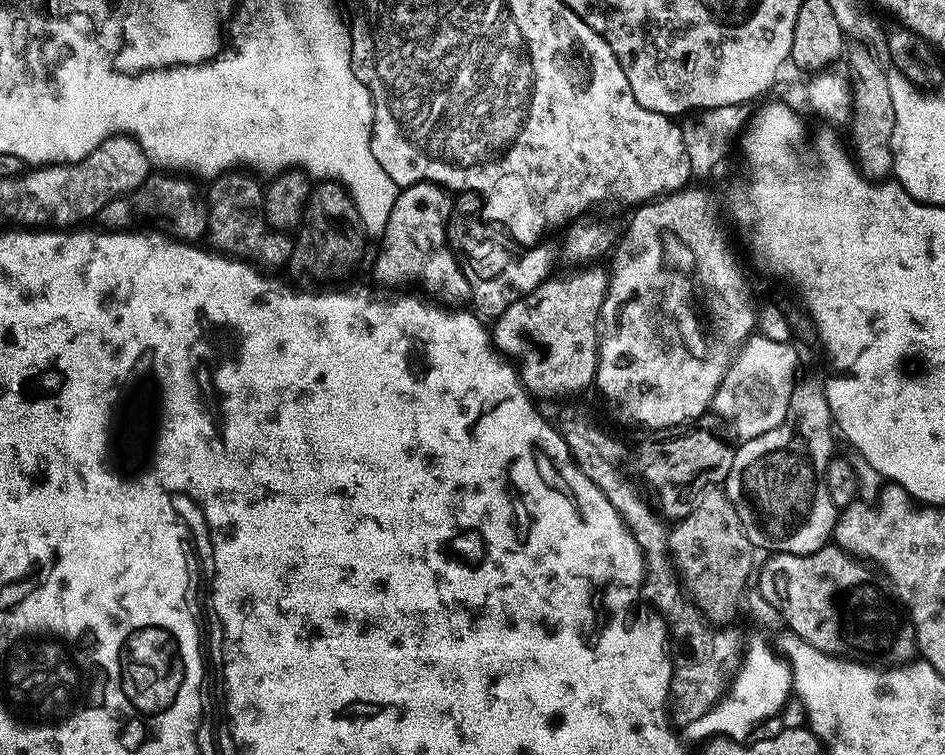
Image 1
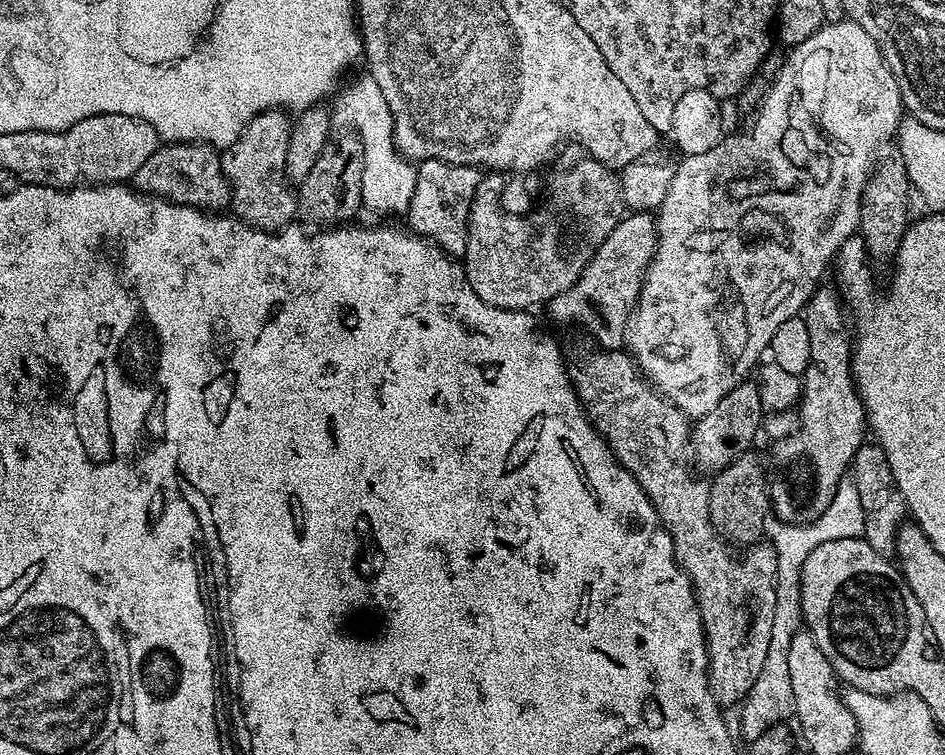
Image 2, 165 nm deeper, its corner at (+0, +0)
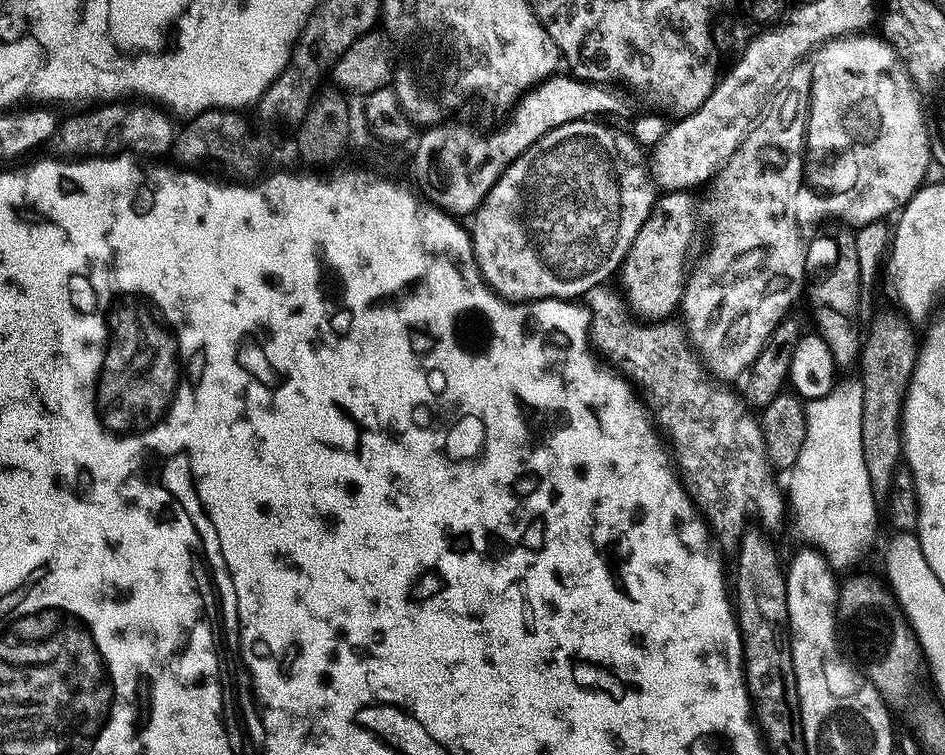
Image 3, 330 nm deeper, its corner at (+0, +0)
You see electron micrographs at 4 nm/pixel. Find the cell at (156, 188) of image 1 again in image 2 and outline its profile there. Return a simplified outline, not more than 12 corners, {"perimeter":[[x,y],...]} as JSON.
{"perimeter":[[164,142],[131,187],[201,210],[231,188],[207,142]]}

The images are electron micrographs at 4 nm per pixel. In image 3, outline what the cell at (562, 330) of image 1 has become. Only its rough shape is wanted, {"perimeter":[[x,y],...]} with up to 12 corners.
{"perimeter":[[687,191],[664,192],[619,265],[633,313],[677,307],[696,232]]}

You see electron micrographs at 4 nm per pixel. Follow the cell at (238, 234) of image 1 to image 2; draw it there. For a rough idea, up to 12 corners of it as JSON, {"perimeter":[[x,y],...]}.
{"perimeter":[[260,112],[219,153],[231,215],[278,232],[298,216],[280,171],[293,121]]}

